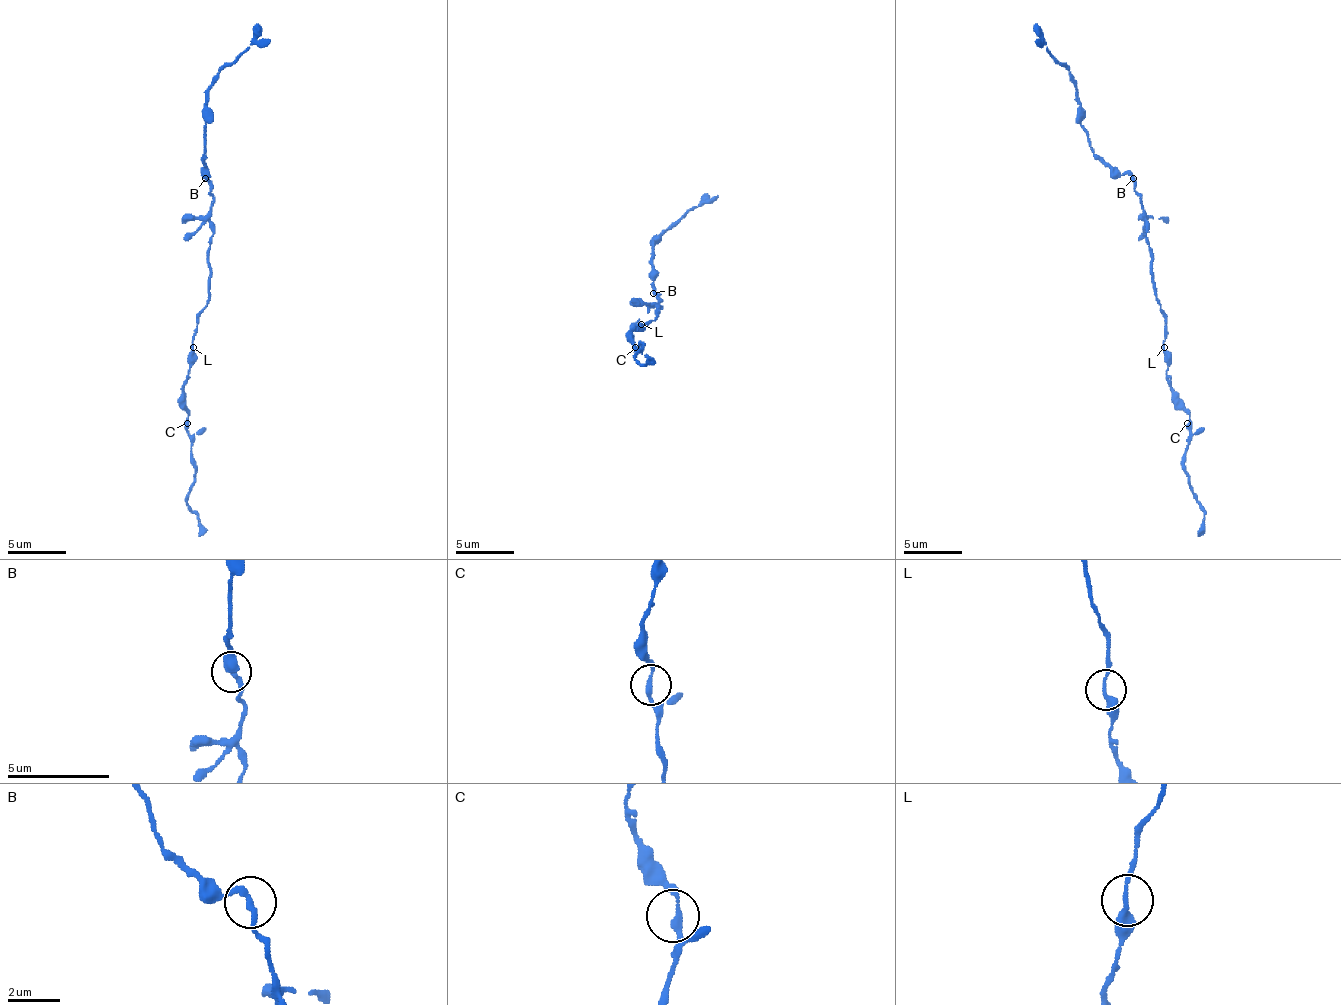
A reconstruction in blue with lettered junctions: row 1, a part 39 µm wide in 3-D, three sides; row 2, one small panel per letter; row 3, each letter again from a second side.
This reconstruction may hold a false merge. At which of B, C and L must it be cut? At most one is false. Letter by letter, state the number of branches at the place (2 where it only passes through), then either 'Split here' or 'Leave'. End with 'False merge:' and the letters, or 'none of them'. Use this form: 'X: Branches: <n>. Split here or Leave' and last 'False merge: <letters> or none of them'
B: Branches: 2. Leave
C: Branches: 2. Leave
L: Branches: 2. Leave
False merge: none of them

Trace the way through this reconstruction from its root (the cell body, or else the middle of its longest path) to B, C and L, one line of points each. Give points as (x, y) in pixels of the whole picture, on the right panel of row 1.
B: (1152, 263), (1152, 248), (1146, 240), (1146, 213), (1132, 178)
C: (1152, 263), (1155, 301), (1164, 315), (1167, 382), (1173, 391), (1173, 400), (1190, 417), (1187, 423)
L: (1152, 263), (1155, 301), (1164, 315), (1164, 347)

